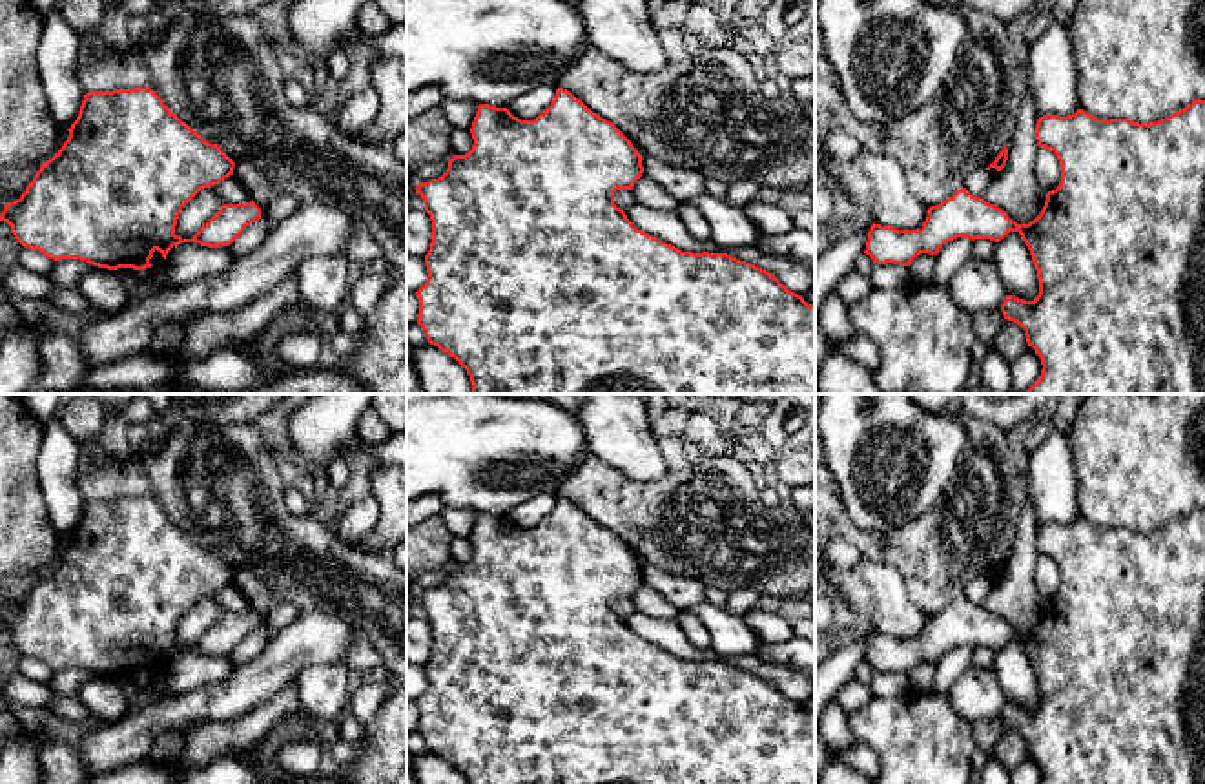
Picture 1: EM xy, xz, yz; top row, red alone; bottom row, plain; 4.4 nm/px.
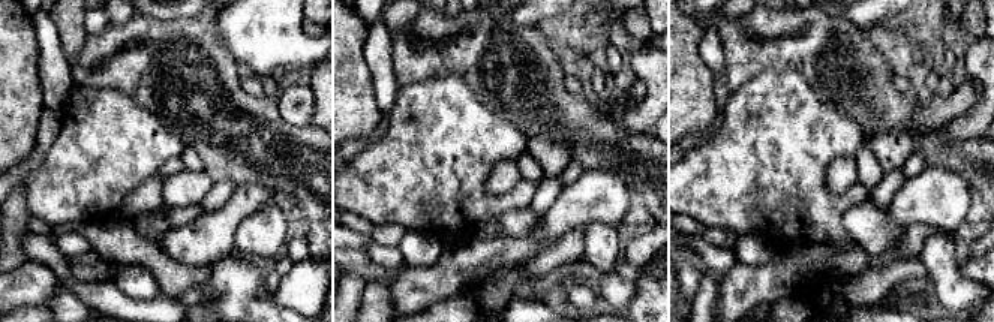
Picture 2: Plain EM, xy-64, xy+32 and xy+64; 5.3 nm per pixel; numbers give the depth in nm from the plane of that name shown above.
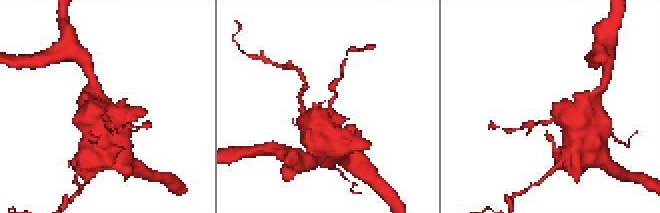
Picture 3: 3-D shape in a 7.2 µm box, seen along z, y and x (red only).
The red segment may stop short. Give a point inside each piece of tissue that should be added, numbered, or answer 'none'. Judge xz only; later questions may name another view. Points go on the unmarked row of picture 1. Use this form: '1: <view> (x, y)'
none

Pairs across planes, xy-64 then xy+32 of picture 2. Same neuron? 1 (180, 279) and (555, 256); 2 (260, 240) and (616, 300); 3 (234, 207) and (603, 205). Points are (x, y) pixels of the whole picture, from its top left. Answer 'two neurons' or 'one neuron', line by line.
1: one neuron
2: one neuron
3: one neuron

